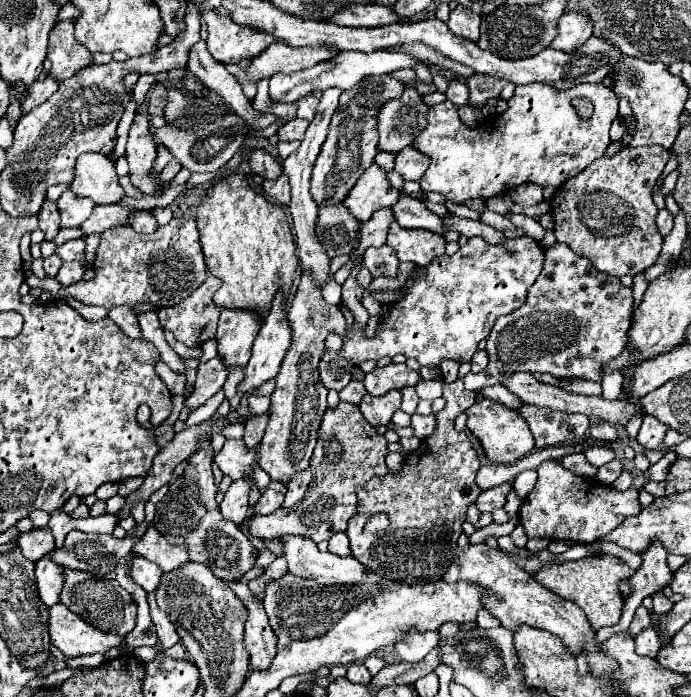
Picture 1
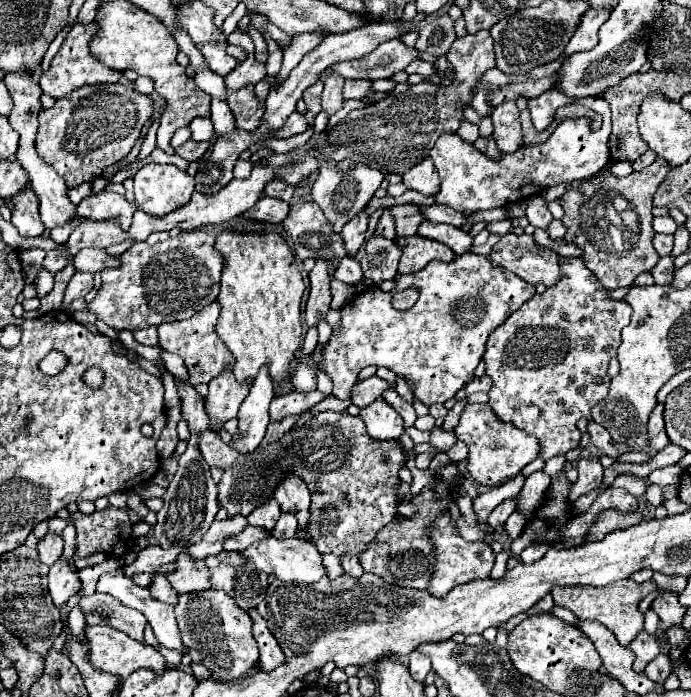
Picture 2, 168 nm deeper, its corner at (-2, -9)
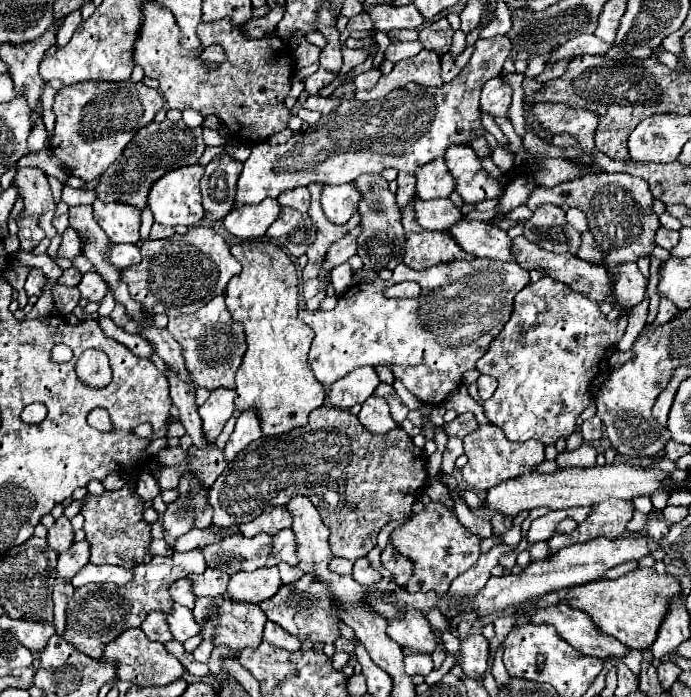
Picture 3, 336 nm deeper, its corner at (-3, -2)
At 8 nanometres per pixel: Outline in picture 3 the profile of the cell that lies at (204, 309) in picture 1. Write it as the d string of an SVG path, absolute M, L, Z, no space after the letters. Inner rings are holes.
M224 295L214 297L210 303L206 303L192 315L170 319L166 329L182 345L186 365L196 387L206 387L210 391L218 387L234 387L234 375L244 357L246 341L242 325L238 325L238 321L230 317L224 305Z

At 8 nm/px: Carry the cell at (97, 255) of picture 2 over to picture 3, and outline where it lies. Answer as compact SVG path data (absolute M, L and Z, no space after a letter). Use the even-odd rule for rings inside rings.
M110 243L106 251L106 259L112 267L126 269L128 265L134 265L140 261L140 249L132 243Z

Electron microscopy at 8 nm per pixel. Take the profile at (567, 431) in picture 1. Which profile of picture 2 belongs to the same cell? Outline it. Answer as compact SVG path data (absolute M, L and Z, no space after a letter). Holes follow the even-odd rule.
M563 258L561 260L561 270L563 270L563 278L547 288L543 294L537 294L533 296L531 300L527 300L519 310L515 310L497 330L493 330L493 334L489 334L489 340L487 340L487 350L485 350L485 374L493 380L493 386L489 390L489 406L491 410L495 412L495 416L501 420L501 422L509 422L513 426L517 426L519 430L527 432L527 434L533 434L539 438L539 444L541 444L541 458L543 460L549 460L553 456L559 456L559 454L567 454L569 450L573 450L577 444L579 444L579 438L581 438L581 432L577 430L577 420L579 418L587 418L591 414L591 408L601 402L605 398L605 394L609 392L609 374L607 374L607 368L609 368L609 360L613 356L617 356L617 348L621 344L621 330L629 324L629 316L631 316L631 308L629 304L625 304L623 300L609 300L609 290L605 290L601 286L601 282L593 276L593 272L583 264L583 260L579 258Z

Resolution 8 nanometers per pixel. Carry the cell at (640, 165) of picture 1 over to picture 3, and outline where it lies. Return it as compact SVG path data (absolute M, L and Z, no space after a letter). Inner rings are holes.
M590 173L580 179L560 183L556 187L536 185L524 205L530 211L534 211L538 203L570 205L570 207L580 209L586 215L590 233L594 235L598 247L606 253L604 265L608 267L610 285L614 283L612 267L618 267L622 263L634 263L638 261L638 257L648 257L652 249L656 247L654 235L660 223L658 223L656 213L646 213L648 209L652 209L652 193L642 177L632 177L626 173L600 173L600 175Z

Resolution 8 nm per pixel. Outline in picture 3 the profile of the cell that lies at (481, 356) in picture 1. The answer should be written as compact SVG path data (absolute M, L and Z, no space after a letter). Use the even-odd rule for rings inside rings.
M480 375L478 381L476 381L476 385L478 385L478 395L480 395L480 399L488 399L488 397L494 393L494 389L496 389L496 383L492 381L490 375Z

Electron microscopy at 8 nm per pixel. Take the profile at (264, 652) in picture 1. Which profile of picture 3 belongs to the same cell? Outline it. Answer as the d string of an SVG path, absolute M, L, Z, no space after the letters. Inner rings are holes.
M266 621L264 625L264 641L268 641L274 647L286 649L286 651L298 651L300 649L300 641L296 637L290 637L290 633L286 633L280 625Z

